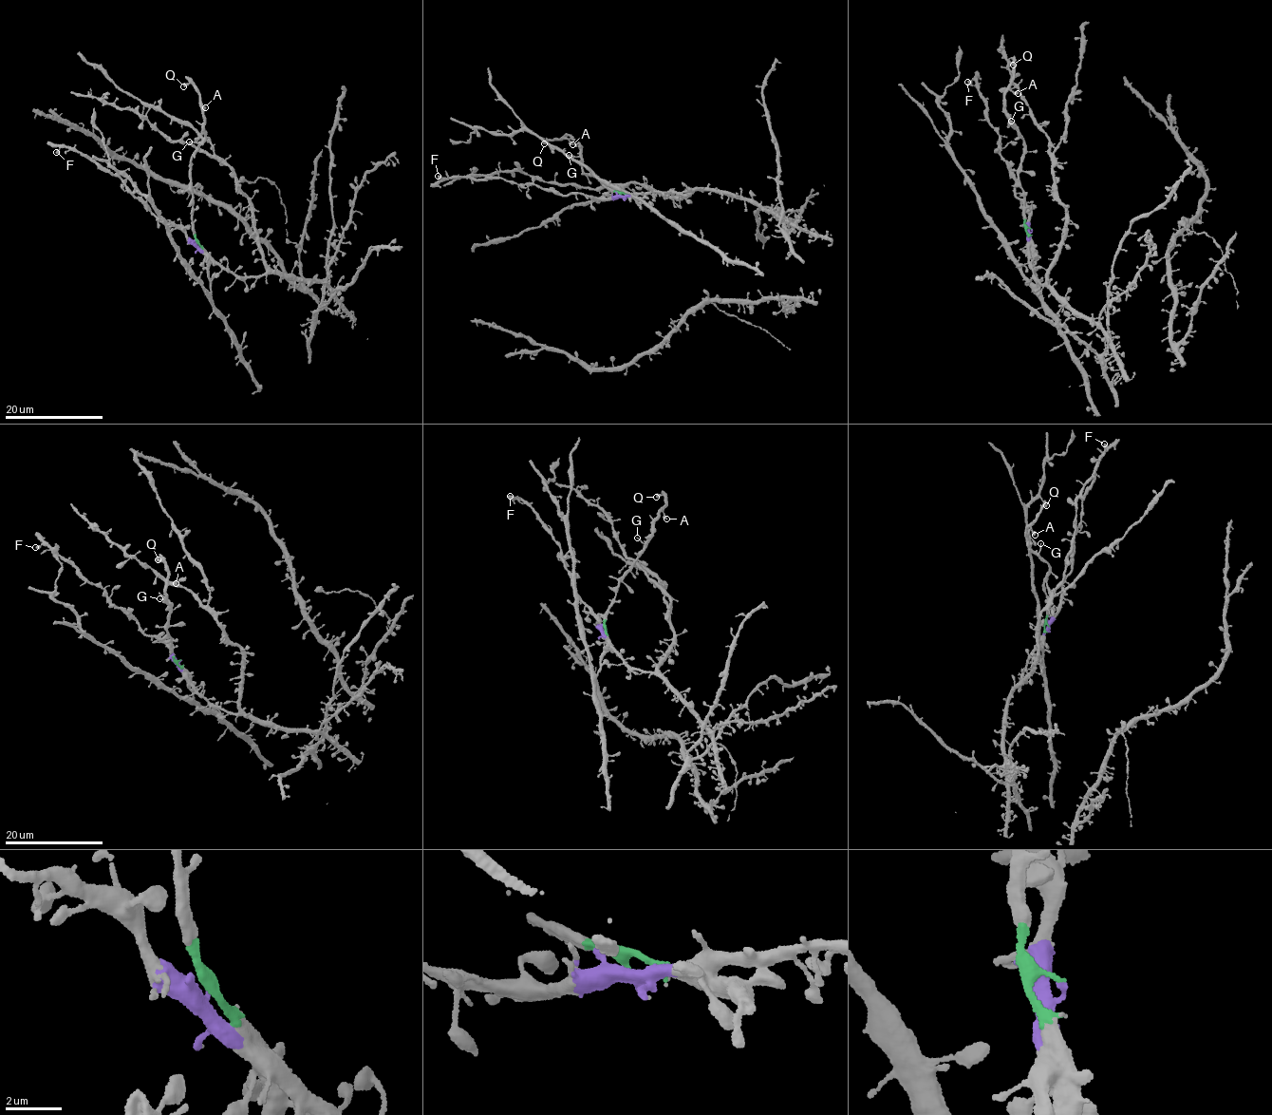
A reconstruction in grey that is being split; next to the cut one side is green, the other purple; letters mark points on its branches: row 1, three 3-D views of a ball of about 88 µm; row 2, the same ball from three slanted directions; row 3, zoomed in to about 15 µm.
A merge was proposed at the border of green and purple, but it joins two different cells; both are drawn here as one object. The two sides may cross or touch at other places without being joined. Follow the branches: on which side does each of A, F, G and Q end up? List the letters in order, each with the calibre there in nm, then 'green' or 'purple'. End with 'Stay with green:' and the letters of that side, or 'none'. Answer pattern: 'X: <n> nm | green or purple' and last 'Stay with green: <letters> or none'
A: 440 nm | green
F: 440 nm | purple
G: 120 nm | green
Q: 440 nm | green
Stay with green: A, G, Q

